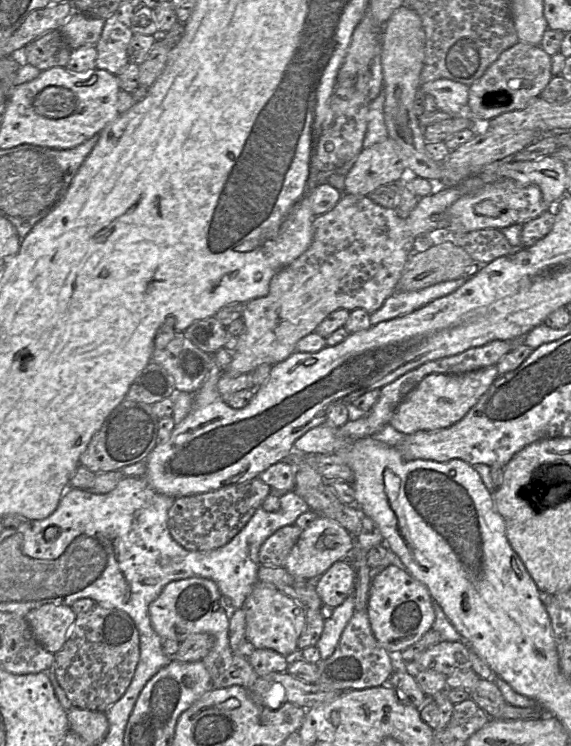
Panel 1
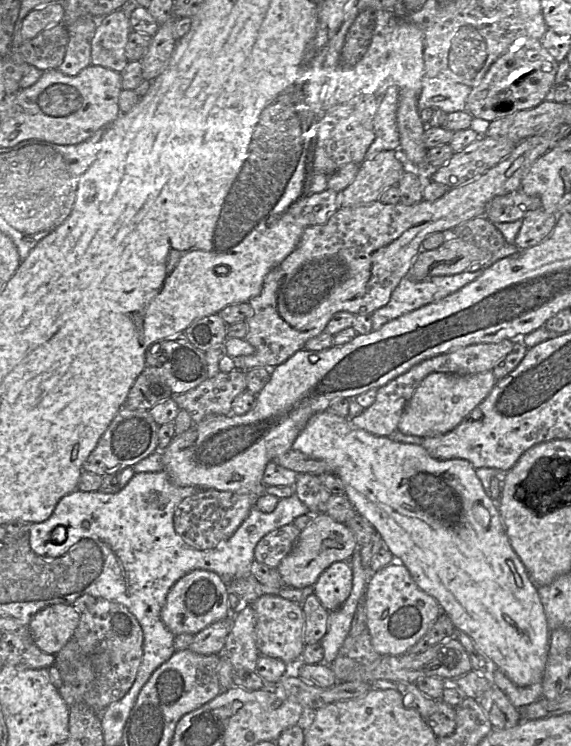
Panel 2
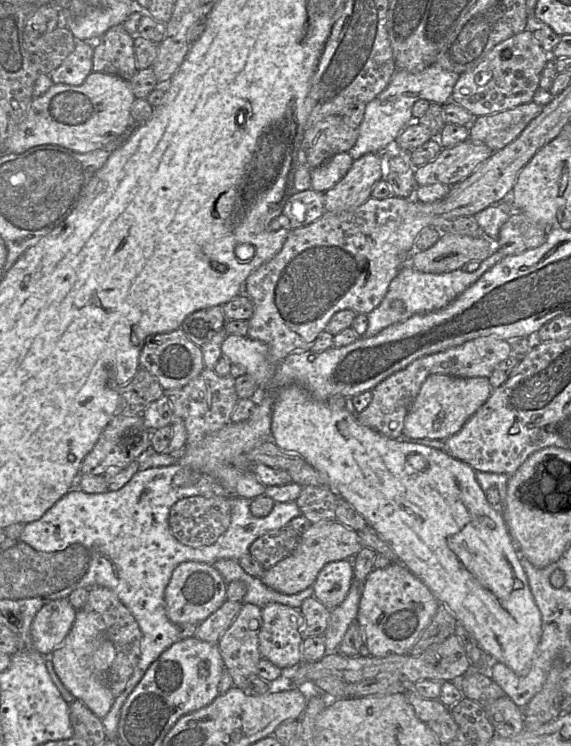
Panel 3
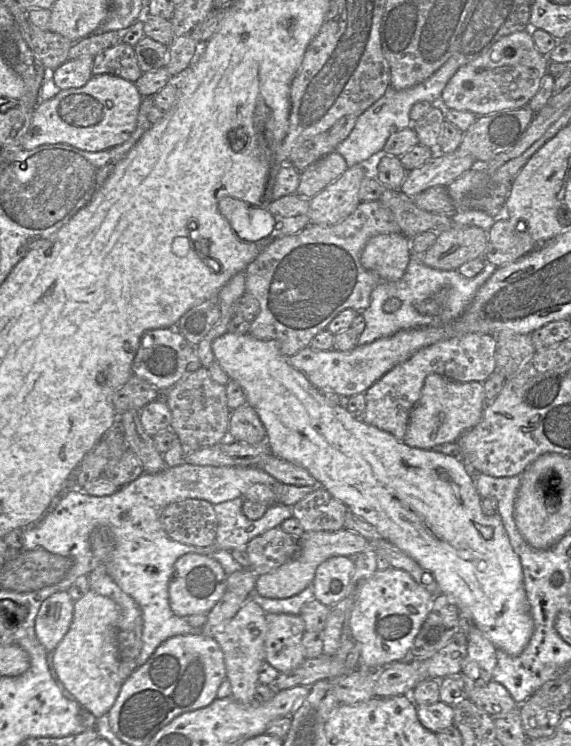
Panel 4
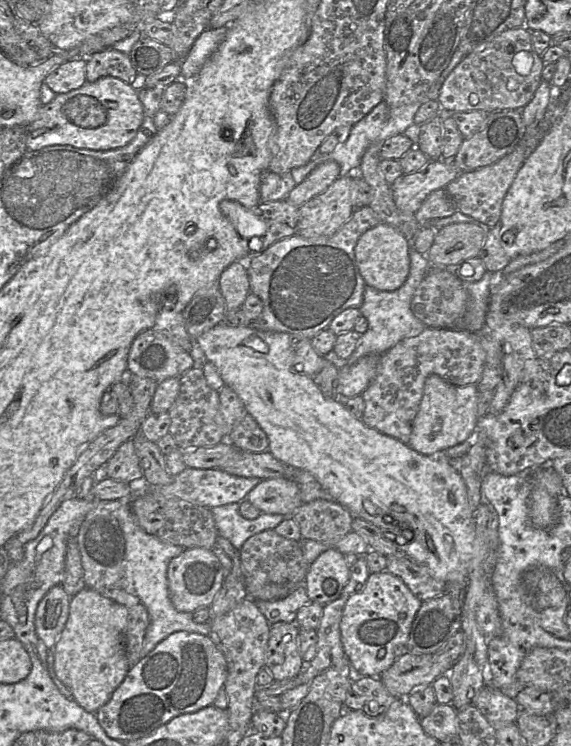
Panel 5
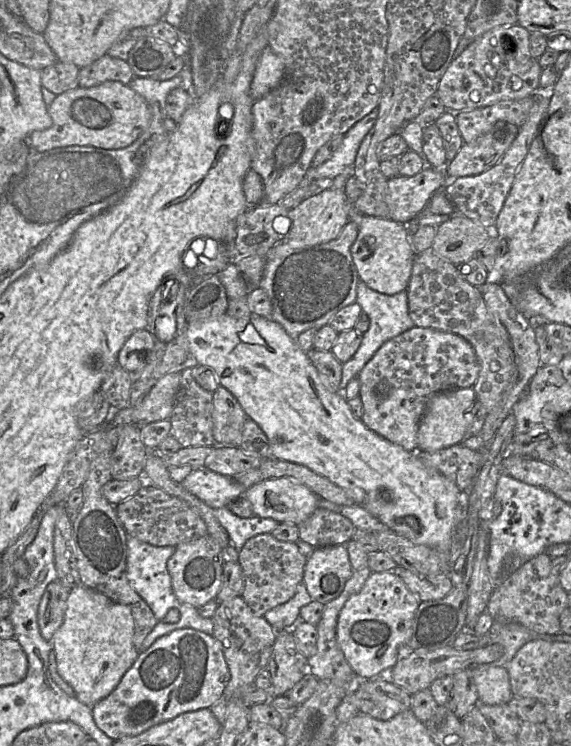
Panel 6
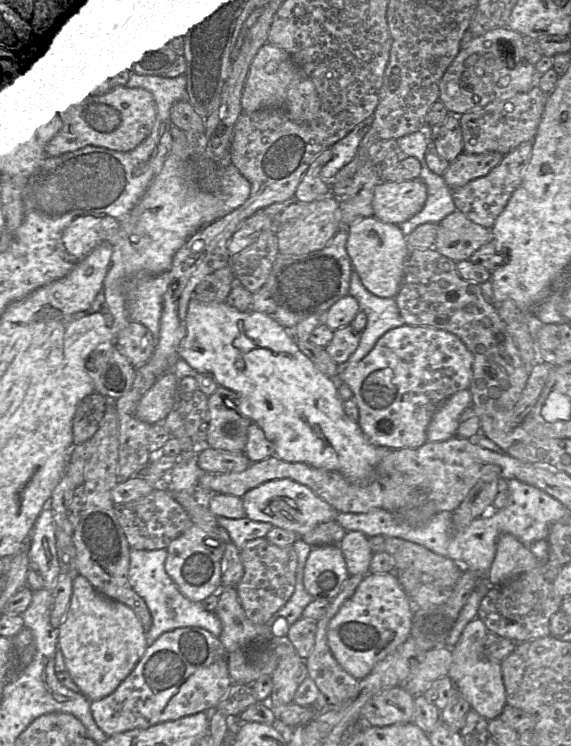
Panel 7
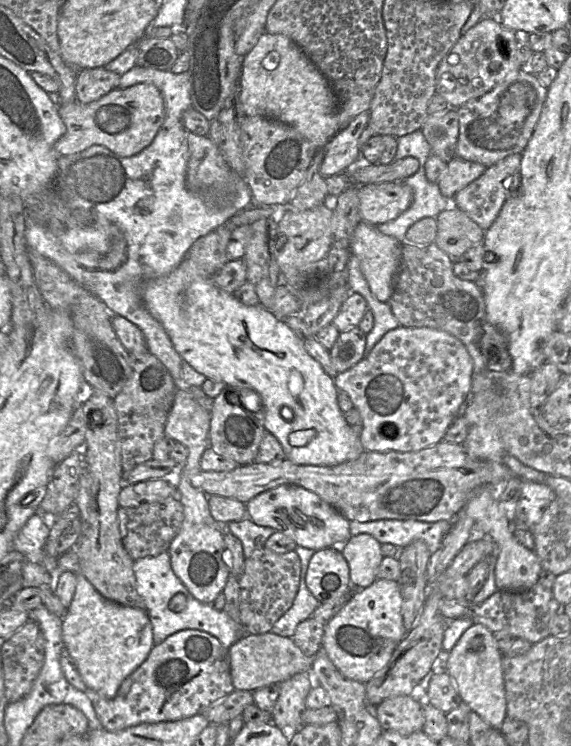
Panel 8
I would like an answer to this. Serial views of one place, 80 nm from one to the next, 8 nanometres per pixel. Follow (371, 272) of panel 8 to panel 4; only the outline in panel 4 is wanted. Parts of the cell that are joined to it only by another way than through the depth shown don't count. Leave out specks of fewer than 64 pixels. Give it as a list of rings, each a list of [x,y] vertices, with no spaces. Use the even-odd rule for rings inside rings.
[[[387,233],[372,237],[365,245],[360,261],[364,268],[374,272],[380,281],[397,281],[405,273],[411,255],[411,239],[402,233]]]

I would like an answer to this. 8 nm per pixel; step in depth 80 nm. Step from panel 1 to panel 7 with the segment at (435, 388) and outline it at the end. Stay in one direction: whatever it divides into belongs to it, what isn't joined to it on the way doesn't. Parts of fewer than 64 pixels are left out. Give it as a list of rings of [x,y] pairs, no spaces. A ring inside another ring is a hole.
[[[469,389],[449,397],[432,417],[427,429],[427,441],[441,442],[456,437],[461,414],[471,406],[472,395]]]

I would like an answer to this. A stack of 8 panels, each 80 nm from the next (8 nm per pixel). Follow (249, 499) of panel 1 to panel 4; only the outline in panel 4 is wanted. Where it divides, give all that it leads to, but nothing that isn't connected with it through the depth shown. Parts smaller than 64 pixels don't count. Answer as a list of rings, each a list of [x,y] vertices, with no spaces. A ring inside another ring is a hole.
[[[185,499],[167,505],[160,522],[174,541],[207,547],[216,537],[217,518],[214,505],[202,499]]]

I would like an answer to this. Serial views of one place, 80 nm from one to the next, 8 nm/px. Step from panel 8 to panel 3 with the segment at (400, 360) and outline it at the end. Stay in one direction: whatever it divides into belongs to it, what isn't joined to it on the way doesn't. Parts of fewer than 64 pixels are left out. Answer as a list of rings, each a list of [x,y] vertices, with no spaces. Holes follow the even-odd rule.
[[[486,336],[467,341],[442,352],[420,357],[404,369],[391,374],[377,384],[372,389],[370,404],[362,412],[355,414],[355,416],[361,424],[387,437],[395,439],[404,438],[405,417],[428,376],[444,374],[461,378],[489,378],[495,368],[511,354],[511,341],[506,341],[495,336]]]

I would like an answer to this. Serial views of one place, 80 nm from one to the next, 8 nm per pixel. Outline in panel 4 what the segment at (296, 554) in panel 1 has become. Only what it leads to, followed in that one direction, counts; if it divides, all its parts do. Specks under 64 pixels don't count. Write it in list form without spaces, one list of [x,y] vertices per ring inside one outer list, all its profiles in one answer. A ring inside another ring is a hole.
[[[342,528],[337,531],[304,531],[300,536],[297,556],[272,571],[257,577],[254,591],[267,598],[288,598],[308,587],[320,563],[332,556],[355,556],[370,548],[370,542],[357,532]]]

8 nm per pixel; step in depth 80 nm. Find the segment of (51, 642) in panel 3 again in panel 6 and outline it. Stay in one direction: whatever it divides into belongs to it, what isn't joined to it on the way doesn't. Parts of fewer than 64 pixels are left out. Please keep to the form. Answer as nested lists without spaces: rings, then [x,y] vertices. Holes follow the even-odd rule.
[[[56,580],[47,586],[41,598],[38,607],[38,625],[42,637],[47,641],[52,640],[64,621],[69,594],[70,590]]]

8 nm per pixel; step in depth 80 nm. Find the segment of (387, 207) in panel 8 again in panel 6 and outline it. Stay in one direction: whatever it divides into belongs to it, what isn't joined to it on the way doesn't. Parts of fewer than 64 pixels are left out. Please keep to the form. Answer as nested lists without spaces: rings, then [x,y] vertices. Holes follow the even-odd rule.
[[[424,168],[414,176],[388,179],[386,203],[389,219],[408,224],[427,207],[431,197],[448,182],[444,169]]]

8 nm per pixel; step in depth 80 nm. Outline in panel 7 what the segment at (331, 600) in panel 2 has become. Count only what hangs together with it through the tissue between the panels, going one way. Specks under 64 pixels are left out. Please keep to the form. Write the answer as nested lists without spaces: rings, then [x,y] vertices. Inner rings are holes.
[[[339,545],[312,547],[304,568],[304,585],[314,599],[334,599],[349,577]]]

